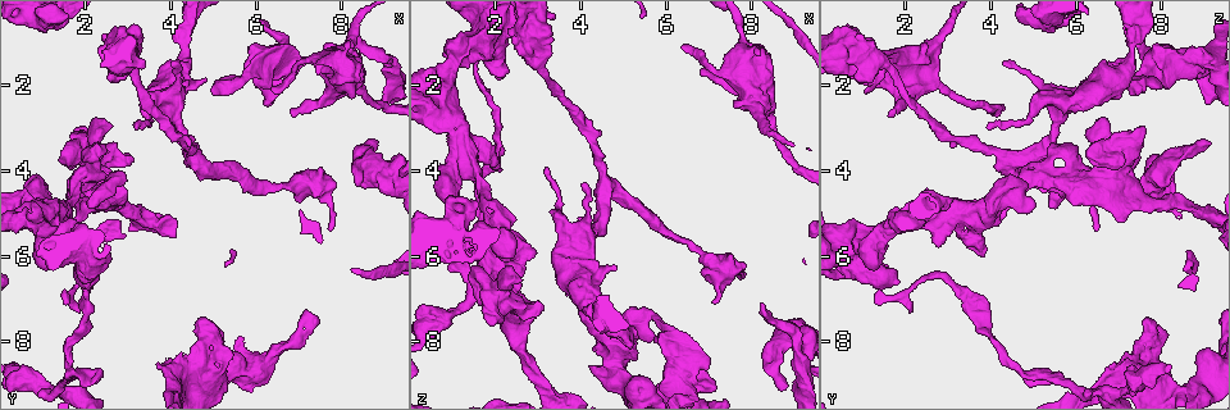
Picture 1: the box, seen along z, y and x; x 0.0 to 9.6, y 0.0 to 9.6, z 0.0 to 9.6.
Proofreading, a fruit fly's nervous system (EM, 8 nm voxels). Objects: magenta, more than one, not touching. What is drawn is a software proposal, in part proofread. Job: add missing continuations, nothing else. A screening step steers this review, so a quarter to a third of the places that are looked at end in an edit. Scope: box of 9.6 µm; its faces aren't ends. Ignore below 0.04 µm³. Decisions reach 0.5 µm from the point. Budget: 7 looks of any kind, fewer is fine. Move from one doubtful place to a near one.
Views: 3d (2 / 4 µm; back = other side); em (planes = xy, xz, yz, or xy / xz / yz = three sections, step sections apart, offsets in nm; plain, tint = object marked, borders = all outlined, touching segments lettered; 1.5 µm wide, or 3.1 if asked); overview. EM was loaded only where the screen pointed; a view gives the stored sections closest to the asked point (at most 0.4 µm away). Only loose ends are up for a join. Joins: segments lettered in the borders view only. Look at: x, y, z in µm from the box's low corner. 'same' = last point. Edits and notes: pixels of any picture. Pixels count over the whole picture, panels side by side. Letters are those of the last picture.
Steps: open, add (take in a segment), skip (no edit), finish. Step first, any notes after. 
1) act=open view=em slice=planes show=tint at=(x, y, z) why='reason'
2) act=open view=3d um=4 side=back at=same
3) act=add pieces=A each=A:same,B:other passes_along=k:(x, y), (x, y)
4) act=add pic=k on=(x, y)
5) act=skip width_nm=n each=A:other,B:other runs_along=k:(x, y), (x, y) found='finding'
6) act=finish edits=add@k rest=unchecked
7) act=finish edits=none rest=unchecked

act=open view=em slice=planes show=borders at=(8.30, 0.55, 7.10) why='an open end'

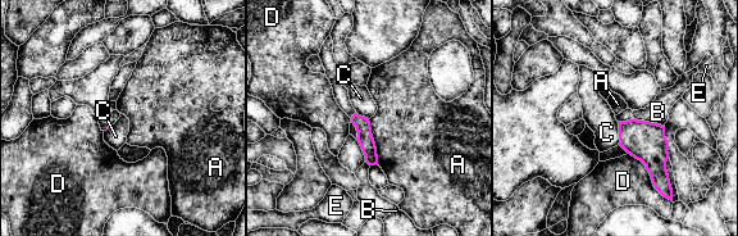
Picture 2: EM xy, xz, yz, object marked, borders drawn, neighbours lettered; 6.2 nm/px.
act=skip each=A:other,B:other,C:other,D:other,E:other found='none of them fits'

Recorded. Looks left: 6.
act=open view=em slice=xz step=4 show=borders at=(9.00, 2.40, 9.00) why='branch stops here'

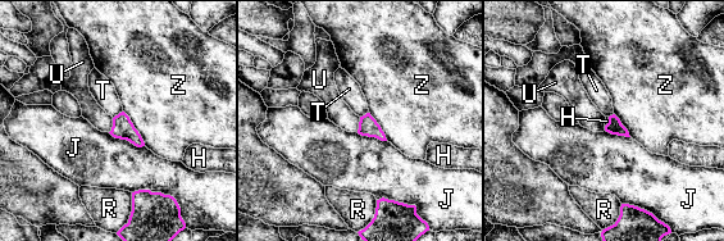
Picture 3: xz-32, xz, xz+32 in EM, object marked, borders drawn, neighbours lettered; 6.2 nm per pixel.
act=open view=em slice=planes show=borders at=same

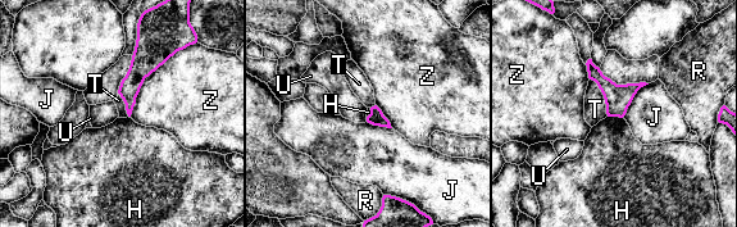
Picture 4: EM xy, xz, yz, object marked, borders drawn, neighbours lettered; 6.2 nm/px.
act=skip each=H:other,J:other,R:other,T:other,U:other,Z:other border=4:(590, 78), (603, 95), (608, 116) found='no lettered segment goes on from it'

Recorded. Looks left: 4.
act=open view=3d um=4 at=(2.65, 2.95, 6.55) why='an open end'

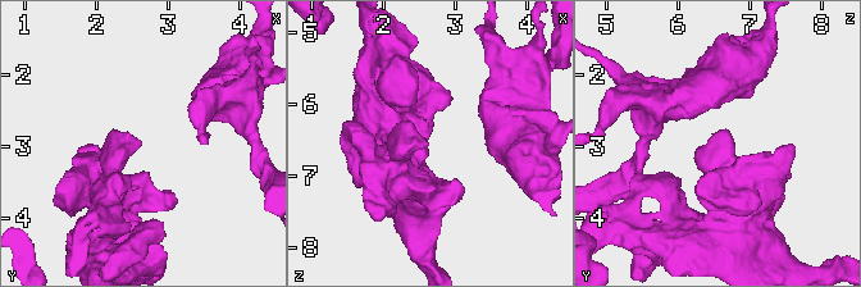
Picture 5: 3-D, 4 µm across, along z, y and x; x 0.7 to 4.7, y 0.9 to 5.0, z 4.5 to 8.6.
act=open view=em slice=xy step=8 show=borders at=(2.60, 2.90, 6.50)

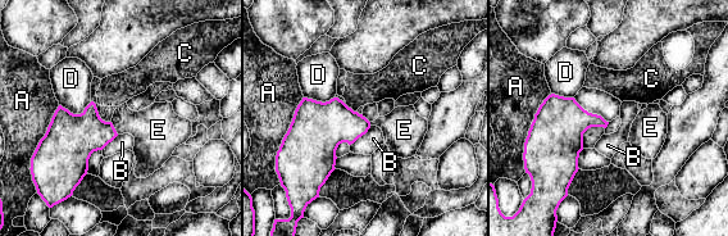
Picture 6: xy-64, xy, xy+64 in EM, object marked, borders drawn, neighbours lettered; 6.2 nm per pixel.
act=open view=em slice=planes show=borders at=same why='cut it another way'

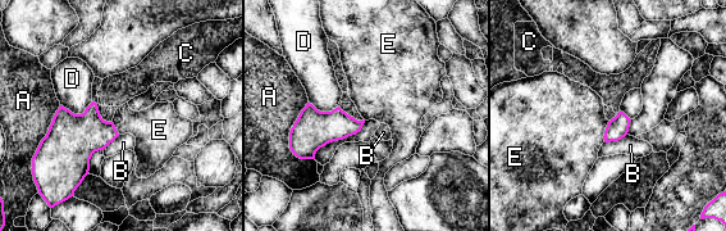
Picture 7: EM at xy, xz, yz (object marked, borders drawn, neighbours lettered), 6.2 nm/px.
act=skip longest_contact=A:380nm each=A:other,B:other,C:other,D:other,E:other border=7:(610, 121), (603, 141) found='none of them fits'

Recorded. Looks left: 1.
act=finish edits=none rest=unchecked

